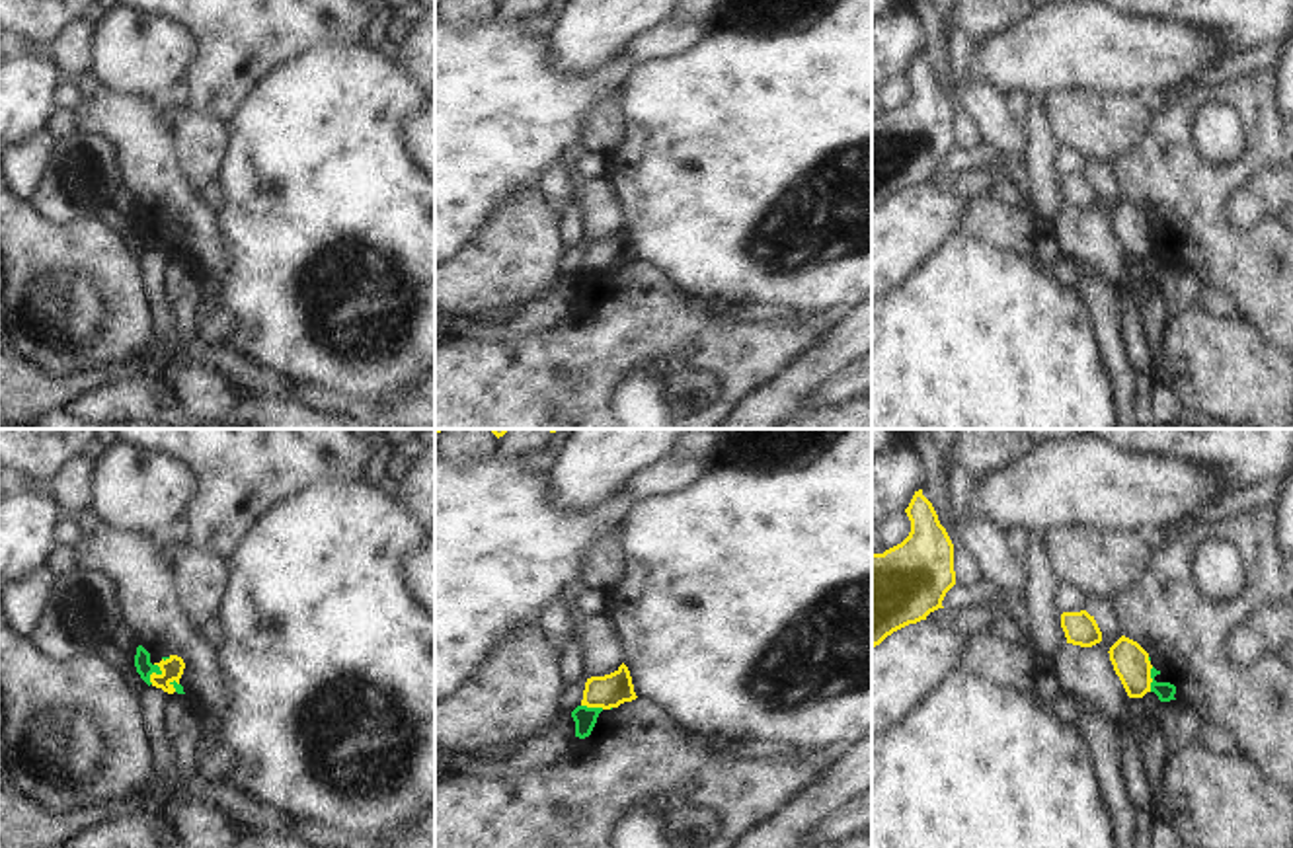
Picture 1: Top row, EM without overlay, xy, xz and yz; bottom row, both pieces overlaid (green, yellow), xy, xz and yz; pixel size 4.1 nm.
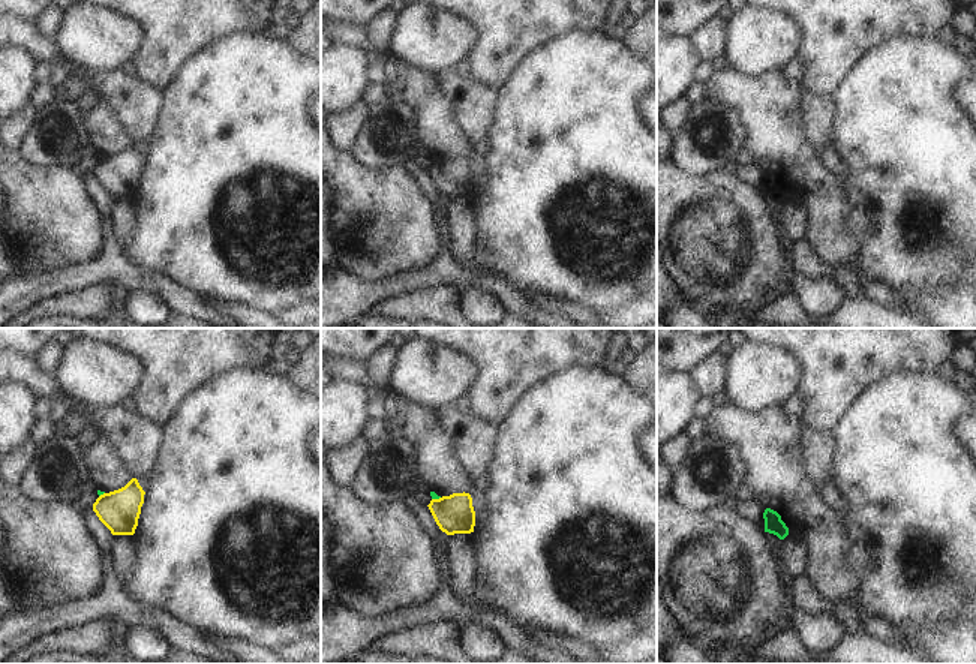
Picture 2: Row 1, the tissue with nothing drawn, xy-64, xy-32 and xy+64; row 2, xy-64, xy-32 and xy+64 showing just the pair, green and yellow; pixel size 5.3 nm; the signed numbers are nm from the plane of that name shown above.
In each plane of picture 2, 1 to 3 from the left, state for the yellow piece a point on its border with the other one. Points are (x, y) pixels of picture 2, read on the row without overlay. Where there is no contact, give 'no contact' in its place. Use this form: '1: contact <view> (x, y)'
1: contact xy-64 (101, 158)
2: contact xy-32 (435, 162)
3: no contact

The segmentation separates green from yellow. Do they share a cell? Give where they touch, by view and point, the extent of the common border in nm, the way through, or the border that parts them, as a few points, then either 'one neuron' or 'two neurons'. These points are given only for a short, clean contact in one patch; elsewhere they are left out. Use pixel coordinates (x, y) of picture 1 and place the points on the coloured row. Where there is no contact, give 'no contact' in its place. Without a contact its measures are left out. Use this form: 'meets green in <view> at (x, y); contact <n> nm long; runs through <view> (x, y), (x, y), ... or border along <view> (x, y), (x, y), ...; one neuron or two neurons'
meets green in xy at (155, 671); contact 90 nm long; border along xy (156, 663), (160, 671), (151, 675), (151, 683); two neurons

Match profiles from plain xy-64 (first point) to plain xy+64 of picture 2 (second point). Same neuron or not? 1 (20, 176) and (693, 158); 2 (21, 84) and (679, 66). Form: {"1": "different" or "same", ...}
{"1": "different", "2": "same"}

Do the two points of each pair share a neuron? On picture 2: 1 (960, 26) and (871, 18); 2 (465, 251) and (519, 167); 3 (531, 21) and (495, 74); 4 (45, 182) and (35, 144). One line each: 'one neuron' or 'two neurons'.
1: two neurons
2: two neurons
3: one neuron
4: two neurons

